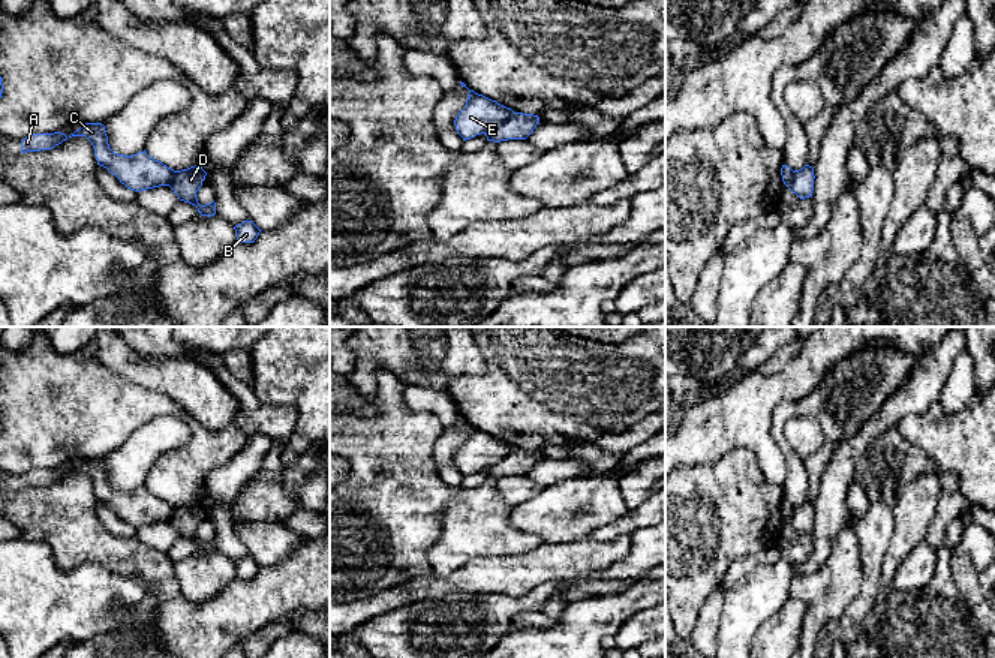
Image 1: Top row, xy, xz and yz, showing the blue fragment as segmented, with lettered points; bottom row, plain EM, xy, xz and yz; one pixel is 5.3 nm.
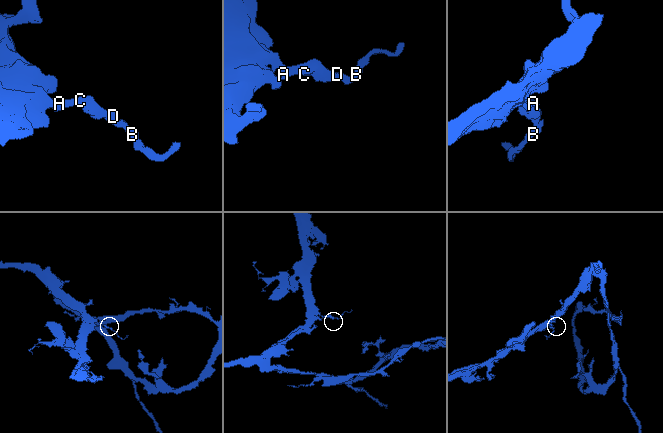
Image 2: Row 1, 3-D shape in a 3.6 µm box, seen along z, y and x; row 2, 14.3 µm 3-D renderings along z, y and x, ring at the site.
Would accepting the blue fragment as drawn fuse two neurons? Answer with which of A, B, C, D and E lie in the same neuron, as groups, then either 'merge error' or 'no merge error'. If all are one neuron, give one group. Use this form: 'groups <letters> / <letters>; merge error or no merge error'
groups A C E / B D; merge error

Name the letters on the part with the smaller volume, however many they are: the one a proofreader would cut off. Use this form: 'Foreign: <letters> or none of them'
Foreign: B, D

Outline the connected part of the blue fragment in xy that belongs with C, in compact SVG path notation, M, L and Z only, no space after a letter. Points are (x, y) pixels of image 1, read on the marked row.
M84 123L78 130L75 130L69 136L66 136L61 132L28 135L24 139L21 139L21 153L51 150L72 136L85 136L94 148L97 165L106 168L112 175L115 175L120 180L121 184L124 184L130 190L141 192L145 189L168 186L171 184L171 181L177 174L177 171L150 157L145 150L132 156L114 153L109 148L108 136L105 133L105 126L102 123Z

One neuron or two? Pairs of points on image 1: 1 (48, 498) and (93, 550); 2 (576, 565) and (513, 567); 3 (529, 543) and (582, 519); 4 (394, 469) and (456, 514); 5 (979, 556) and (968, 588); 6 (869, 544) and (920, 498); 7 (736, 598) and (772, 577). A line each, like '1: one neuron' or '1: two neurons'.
1: one neuron
2: one neuron
3: two neurons
4: two neurons
5: two neurons
6: two neurons
7: one neuron

